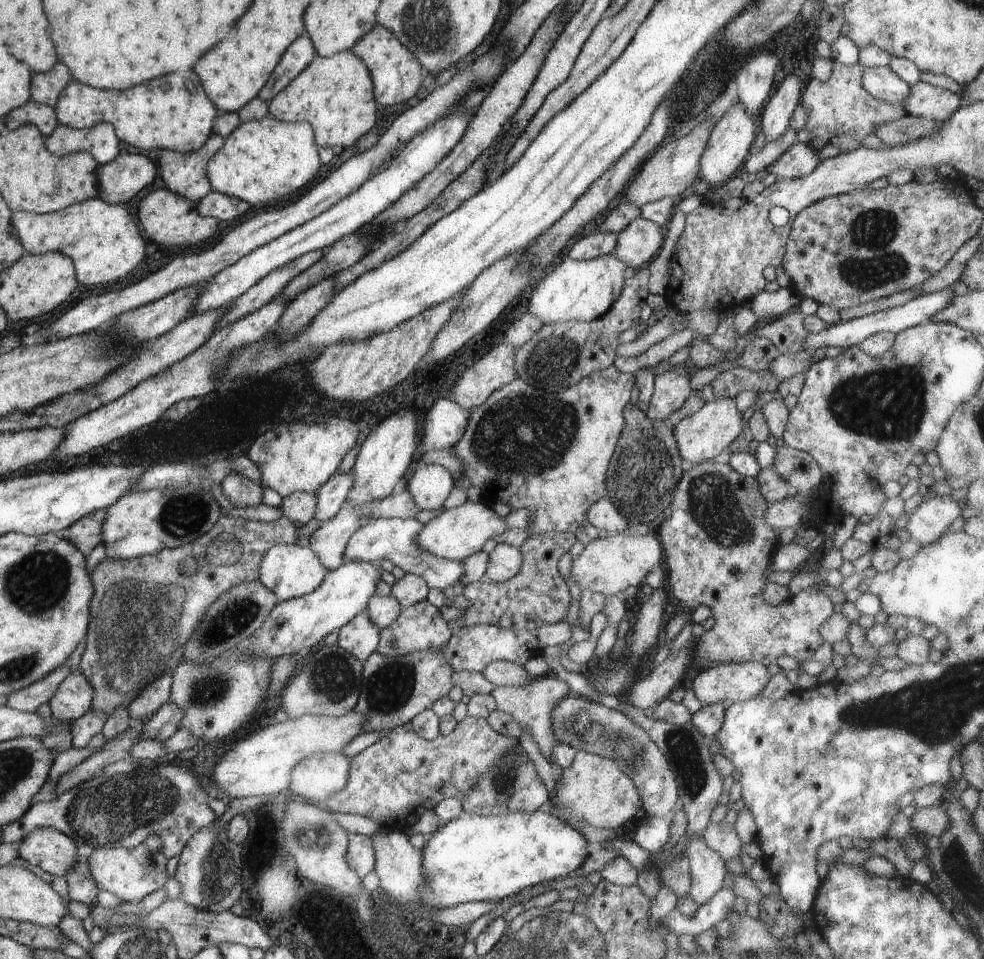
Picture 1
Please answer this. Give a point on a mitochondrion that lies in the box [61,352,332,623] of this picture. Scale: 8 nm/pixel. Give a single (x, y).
(182, 517)

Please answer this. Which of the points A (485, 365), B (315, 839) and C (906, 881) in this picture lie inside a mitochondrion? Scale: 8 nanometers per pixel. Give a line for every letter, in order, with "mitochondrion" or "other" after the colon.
A: other
B: mitochondrion
C: other

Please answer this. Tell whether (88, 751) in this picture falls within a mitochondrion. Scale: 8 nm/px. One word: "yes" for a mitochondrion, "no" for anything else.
no

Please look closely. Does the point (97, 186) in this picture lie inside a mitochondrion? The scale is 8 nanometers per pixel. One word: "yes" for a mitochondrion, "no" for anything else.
no

